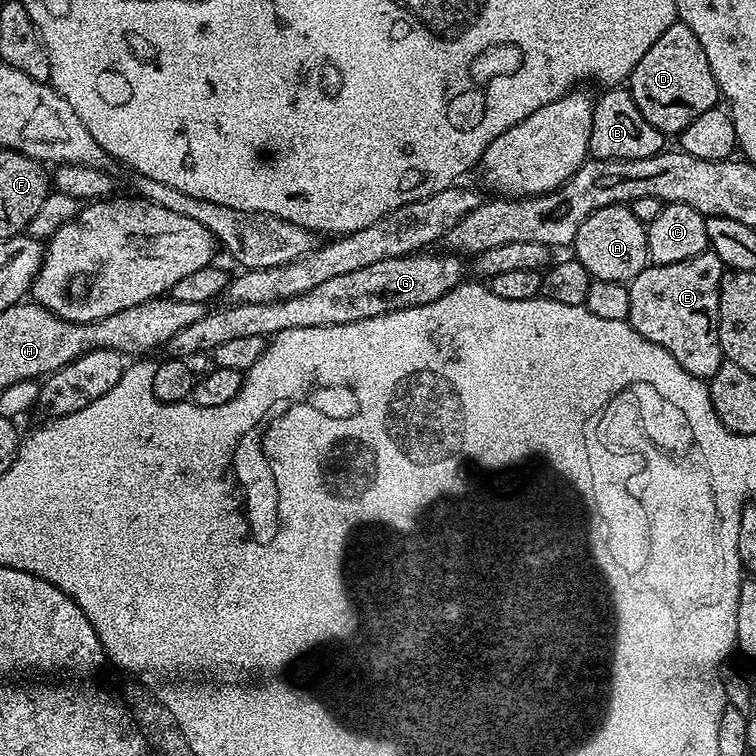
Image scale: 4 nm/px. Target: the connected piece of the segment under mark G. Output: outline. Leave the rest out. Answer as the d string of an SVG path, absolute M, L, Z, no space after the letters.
M421 250L413 252L410 256L399 256L398 258L382 258L382 262L374 262L371 266L362 266L362 270L350 270L350 274L338 274L338 278L330 278L326 282L321 282L319 286L314 286L314 290L306 290L306 294L298 294L294 298L286 298L278 302L264 302L258 304L234 304L229 303L228 308L216 308L213 310L205 311L202 318L198 318L198 322L193 322L191 326L186 326L182 330L178 330L178 334L174 334L166 345L167 351L176 358L193 358L199 352L206 352L212 354L216 347L224 345L227 341L233 341L234 338L253 337L254 335L262 335L267 338L277 336L282 330L292 330L294 328L305 328L306 326L330 326L331 324L345 324L346 322L358 322L366 318L374 318L381 316L387 312L394 310L402 310L403 308L413 308L414 306L426 306L426 302L438 302L438 298L442 298L442 294L446 294L450 290L457 288L459 284L465 279L464 268L466 272L466 264L463 264L461 257L456 254L445 254L440 250Z

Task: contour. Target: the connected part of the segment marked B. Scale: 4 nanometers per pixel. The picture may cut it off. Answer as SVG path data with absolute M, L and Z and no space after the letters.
M612 86L599 97L595 97L592 106L592 125L590 126L590 142L588 151L593 160L633 160L634 158L650 158L654 154L665 151L665 133L659 132L646 118L642 118L642 110L634 102L631 91L624 86Z

